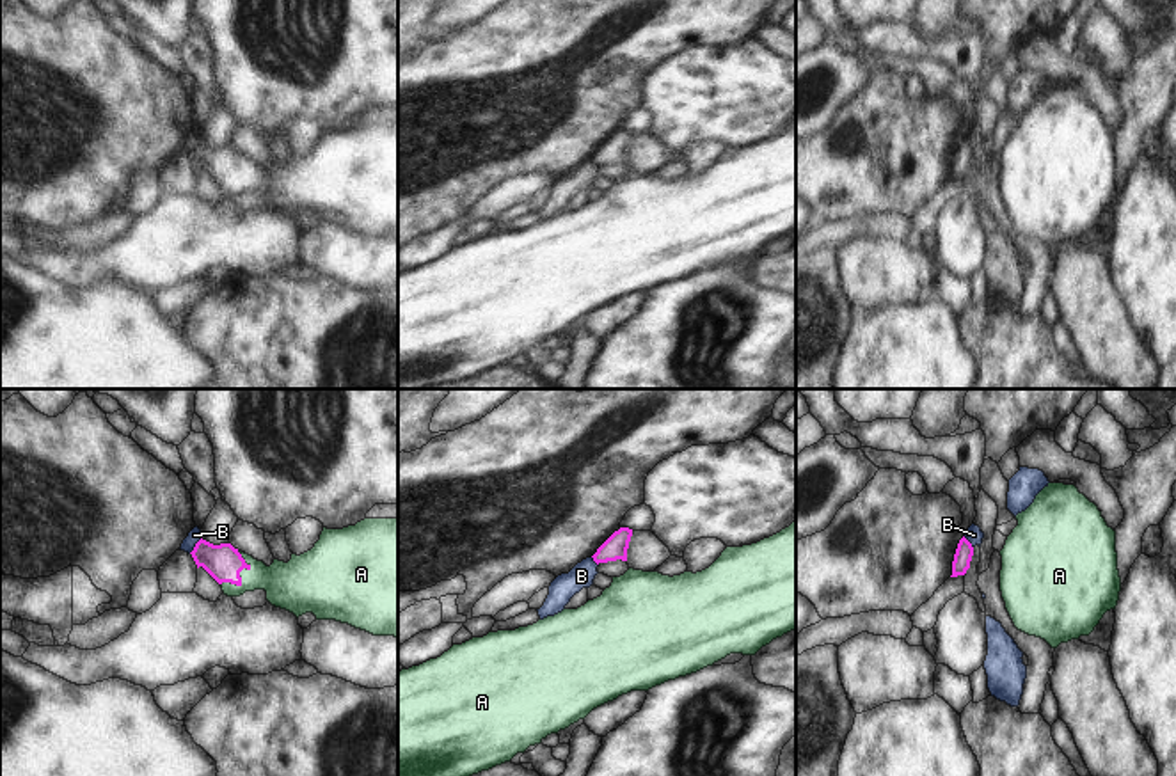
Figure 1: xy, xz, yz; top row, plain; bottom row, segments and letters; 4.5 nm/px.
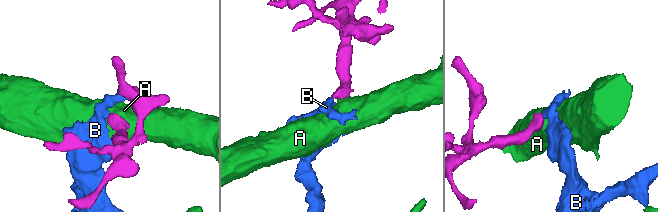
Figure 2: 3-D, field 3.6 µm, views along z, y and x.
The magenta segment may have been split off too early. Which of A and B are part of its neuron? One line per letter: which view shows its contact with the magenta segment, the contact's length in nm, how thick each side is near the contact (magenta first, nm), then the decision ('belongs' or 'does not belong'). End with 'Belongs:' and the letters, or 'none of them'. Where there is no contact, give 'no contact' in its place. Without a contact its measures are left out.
A: xy | 180 nm | 160/220 nm | belongs
B: xy | 90 nm | 160/60 nm | does not belong
Belongs: A

